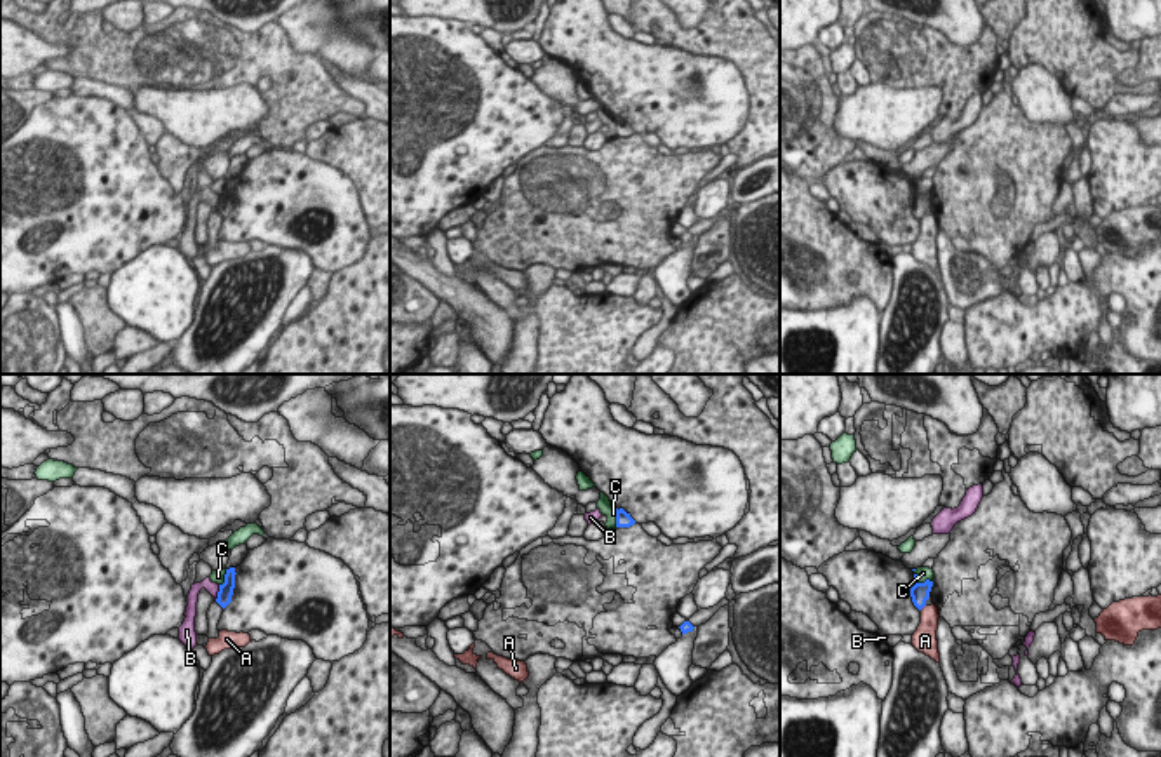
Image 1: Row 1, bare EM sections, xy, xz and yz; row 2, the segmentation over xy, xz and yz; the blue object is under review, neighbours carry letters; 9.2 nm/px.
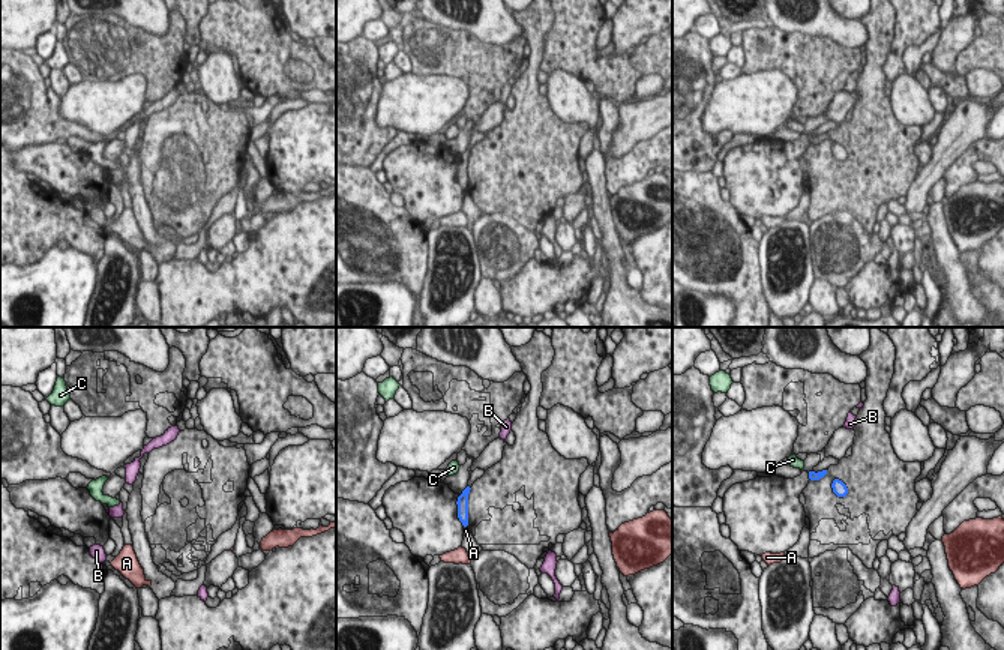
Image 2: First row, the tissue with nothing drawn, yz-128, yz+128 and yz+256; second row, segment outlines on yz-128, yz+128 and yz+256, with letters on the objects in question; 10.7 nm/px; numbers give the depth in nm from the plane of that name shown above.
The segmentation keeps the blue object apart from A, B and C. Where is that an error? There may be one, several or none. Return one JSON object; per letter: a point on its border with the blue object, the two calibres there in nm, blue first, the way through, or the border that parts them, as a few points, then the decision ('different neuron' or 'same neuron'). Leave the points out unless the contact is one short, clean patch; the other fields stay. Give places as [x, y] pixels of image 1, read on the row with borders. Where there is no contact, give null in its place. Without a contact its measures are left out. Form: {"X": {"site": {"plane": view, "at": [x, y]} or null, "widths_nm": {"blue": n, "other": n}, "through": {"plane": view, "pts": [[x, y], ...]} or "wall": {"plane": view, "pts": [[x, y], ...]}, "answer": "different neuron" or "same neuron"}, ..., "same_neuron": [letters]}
{"A": {"site": {"plane": "yz", "at": [921, 608]}, "widths_nm": {"blue": 180, "other": 190}, "wall": {"plane": "yz", "pts": [[925, 604], [919, 609]]}, "answer": "different neuron"}, "B": {"site": {"plane": "xy", "at": [218, 592]}, "widths_nm": {"blue": 130, "other": 120}, "wall": {"plane": "xy", "pts": [[220, 585], [216, 599]]}, "answer": "different neuron"}, "C": {"site": {"plane": "yz", "at": [919, 583]}, "widths_nm": {"blue": 180, "other": 130}, "wall": {"plane": "yz", "pts": [[914, 569], [919, 582], [932, 582]]}, "answer": "different neuron"}, "same_neuron": []}

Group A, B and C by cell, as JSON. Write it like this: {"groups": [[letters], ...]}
{"groups": [["A"], ["B"], ["C"]]}

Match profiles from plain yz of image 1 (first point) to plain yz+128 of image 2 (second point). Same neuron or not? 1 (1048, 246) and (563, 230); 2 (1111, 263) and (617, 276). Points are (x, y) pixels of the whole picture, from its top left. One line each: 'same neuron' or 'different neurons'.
1: different neurons
2: different neurons

